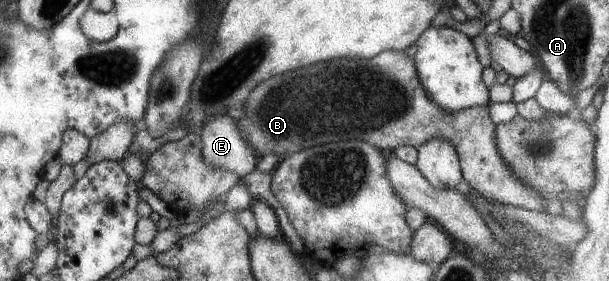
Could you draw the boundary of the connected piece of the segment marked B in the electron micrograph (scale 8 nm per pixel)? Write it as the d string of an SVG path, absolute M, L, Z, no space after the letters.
M382 51L371 59L320 61L308 68L266 79L250 91L246 102L240 106L244 116L235 121L241 136L260 158L273 152L281 159L298 150L334 141L366 141L383 152L392 153L398 146L409 144L418 150L428 141L445 139L456 149L463 179L474 191L492 202L545 211L542 207L544 196L518 179L504 162L496 144L496 125L490 118L489 106L445 111L425 95L412 56L406 56L402 51Z

